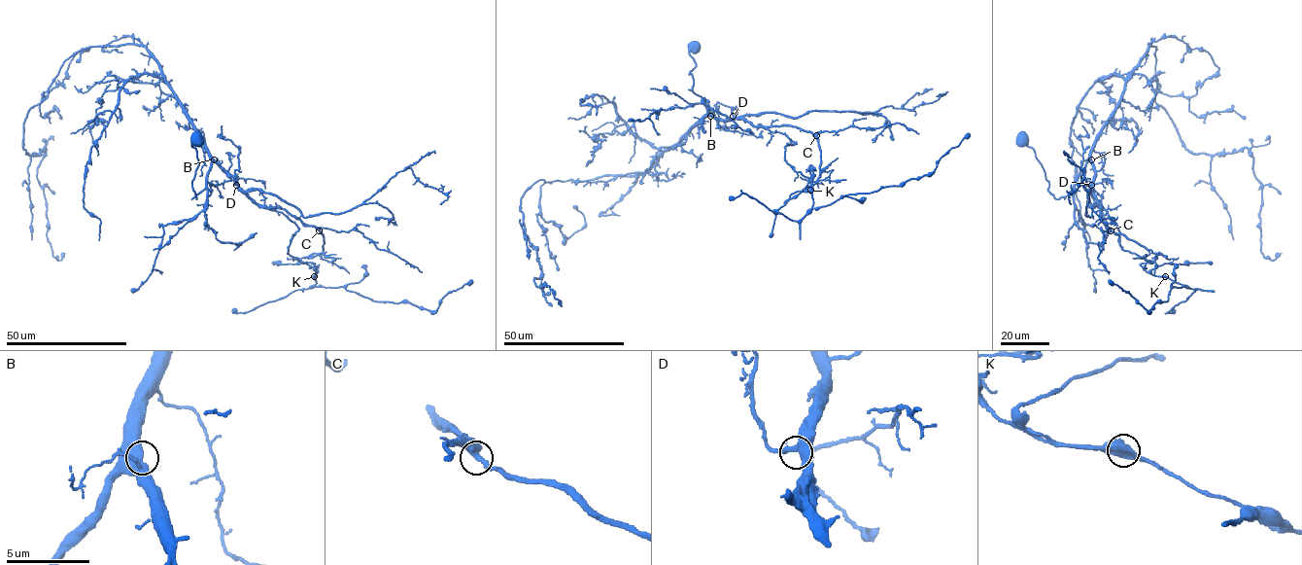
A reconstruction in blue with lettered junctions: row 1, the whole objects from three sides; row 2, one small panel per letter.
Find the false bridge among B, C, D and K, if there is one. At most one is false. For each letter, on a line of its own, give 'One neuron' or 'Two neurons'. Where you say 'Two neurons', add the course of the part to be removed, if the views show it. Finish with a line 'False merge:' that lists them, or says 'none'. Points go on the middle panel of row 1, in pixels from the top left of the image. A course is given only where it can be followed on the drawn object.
B: One neuron
C: One neuron
D: One neuron
K: Two neurons. Course of the part to remove: (810, 190), (812, 208), (819, 208), (845, 194), (902, 185), (910, 179), (930, 174), (937, 162), (969, 133)
False merge: K

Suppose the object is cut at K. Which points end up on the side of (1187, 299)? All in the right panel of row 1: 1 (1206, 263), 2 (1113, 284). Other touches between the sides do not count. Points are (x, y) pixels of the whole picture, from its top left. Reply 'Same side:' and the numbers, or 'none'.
Same side: 1, 2

